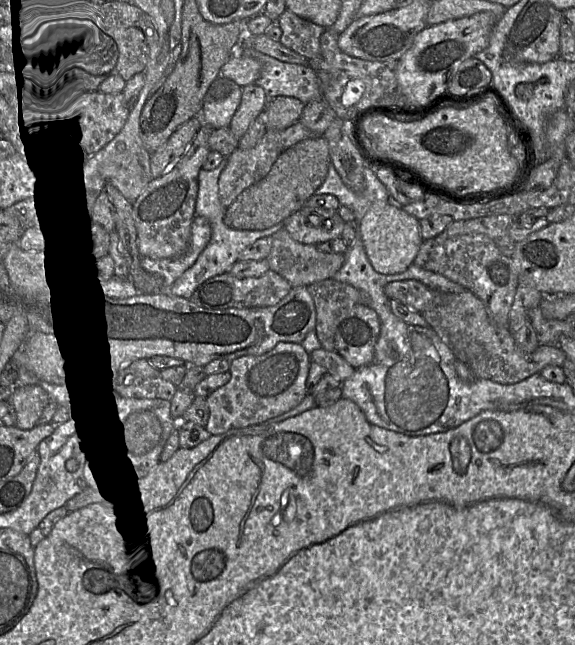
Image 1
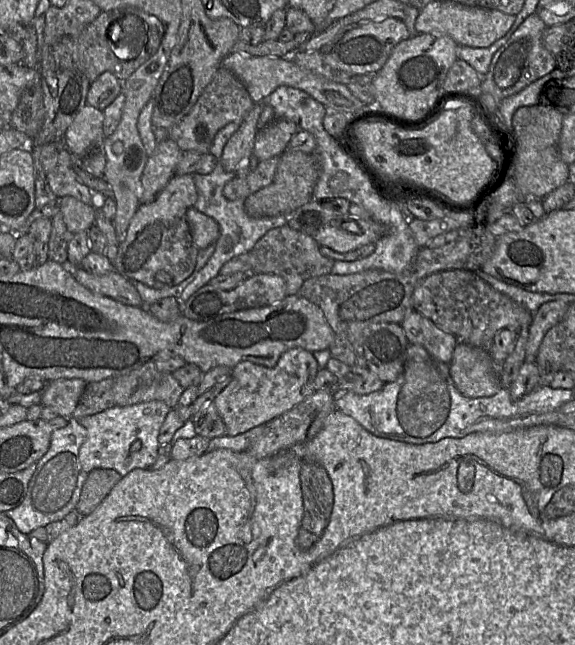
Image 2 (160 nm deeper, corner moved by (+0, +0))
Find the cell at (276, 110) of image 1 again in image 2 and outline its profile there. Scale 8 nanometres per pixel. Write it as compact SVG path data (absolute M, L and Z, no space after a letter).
M275 119L256 133L253 156L263 161L281 156L289 146L292 137L299 131L296 123L286 119Z

